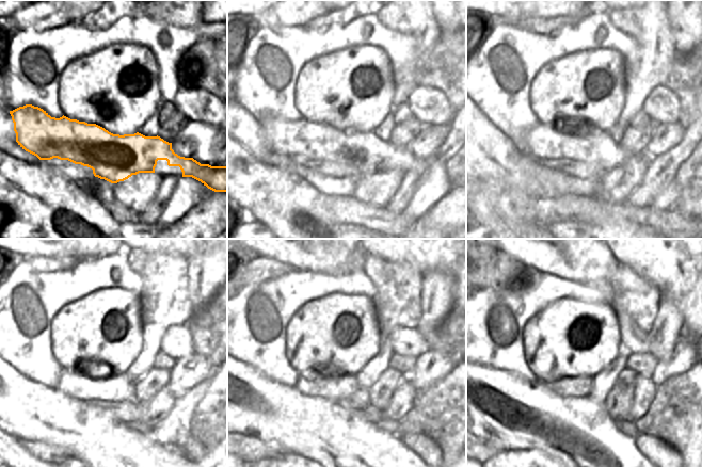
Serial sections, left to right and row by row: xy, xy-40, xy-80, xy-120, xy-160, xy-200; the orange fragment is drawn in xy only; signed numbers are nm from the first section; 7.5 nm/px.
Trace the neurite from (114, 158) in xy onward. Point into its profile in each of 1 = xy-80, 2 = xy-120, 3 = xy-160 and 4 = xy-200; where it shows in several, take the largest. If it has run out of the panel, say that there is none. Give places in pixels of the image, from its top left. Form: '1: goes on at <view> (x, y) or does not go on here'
1: goes on at xy-80 (552, 142)
2: goes on at xy-120 (88, 383)
3: goes on at xy-160 (328, 385)
4: goes on at xy-200 (568, 386)

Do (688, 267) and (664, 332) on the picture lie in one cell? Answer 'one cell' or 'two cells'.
two cells

